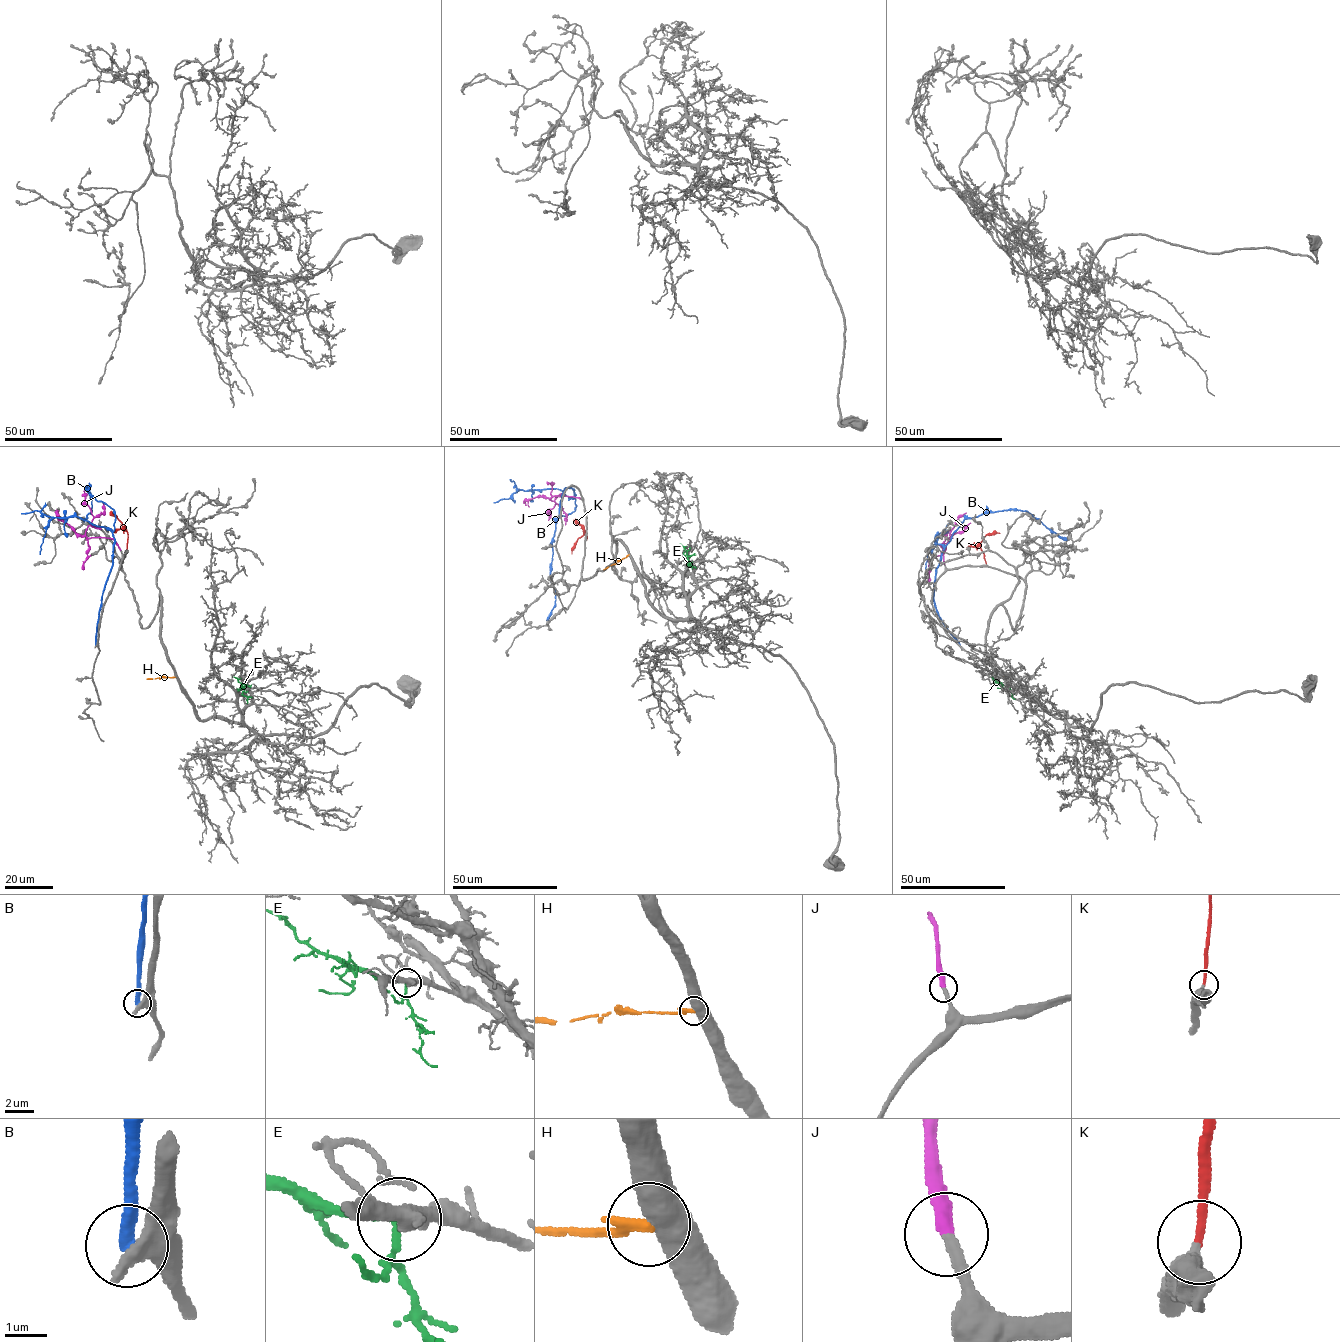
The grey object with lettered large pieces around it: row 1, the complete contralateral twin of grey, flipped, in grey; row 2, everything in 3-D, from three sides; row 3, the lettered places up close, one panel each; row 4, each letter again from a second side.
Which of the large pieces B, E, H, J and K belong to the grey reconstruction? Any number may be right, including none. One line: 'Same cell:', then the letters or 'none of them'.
Same cell: E, J, K

